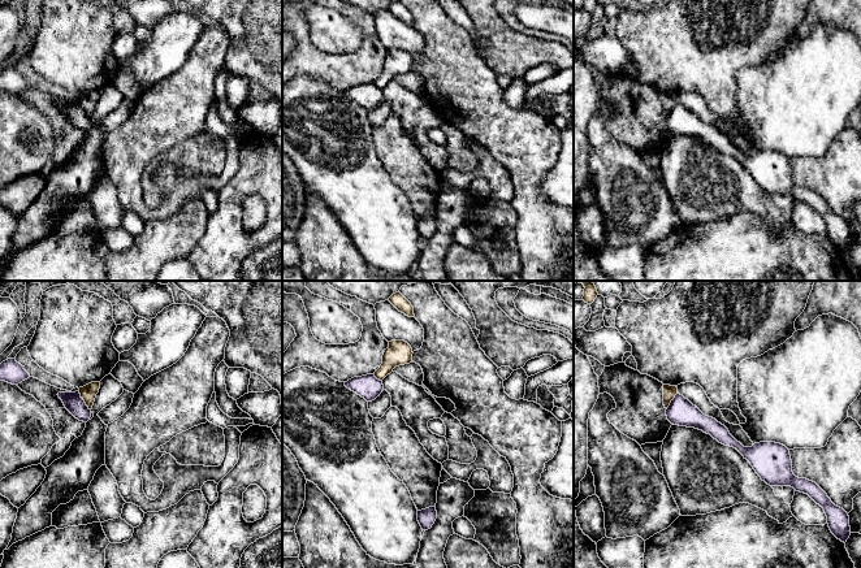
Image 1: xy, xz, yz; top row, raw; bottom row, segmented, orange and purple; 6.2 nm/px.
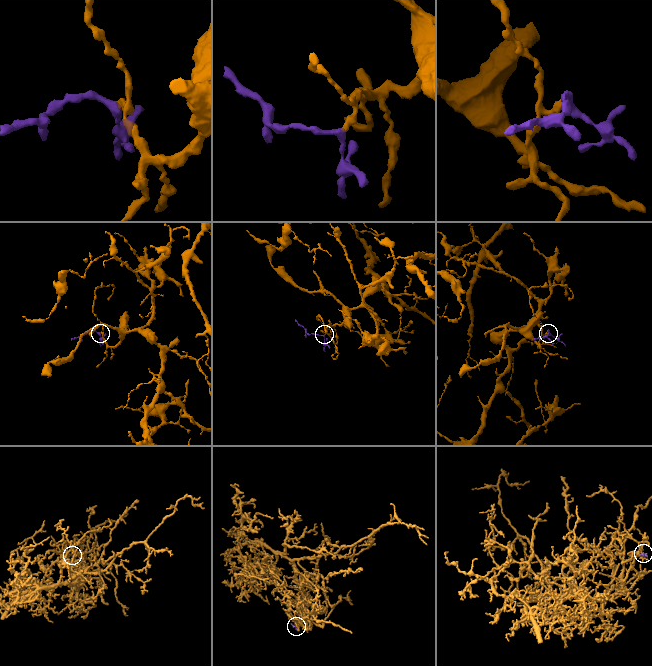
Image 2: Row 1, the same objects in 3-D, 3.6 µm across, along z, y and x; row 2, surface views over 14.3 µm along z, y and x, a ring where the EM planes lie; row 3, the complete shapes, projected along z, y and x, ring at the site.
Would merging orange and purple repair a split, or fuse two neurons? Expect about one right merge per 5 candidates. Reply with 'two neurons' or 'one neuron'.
two neurons

